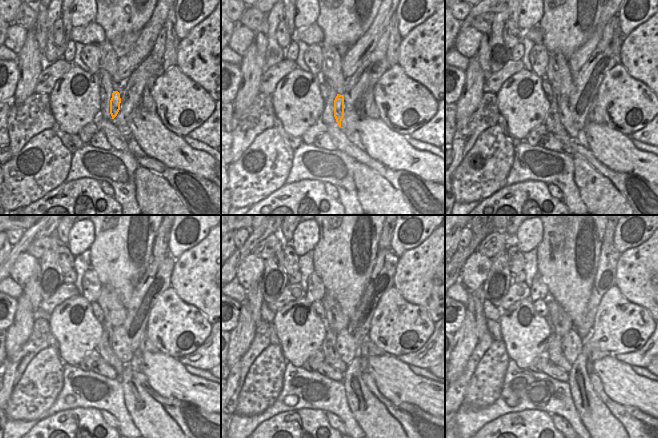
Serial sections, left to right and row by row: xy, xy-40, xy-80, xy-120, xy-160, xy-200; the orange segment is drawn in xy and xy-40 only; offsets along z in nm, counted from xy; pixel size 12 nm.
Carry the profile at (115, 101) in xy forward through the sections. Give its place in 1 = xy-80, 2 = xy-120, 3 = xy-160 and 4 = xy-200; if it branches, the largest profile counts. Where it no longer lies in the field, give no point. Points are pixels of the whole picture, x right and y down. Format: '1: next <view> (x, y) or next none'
1: next xy-80 (566, 119)
2: next xy-120 (120, 347)
3: next xy-160 (347, 349)
4: next xy-200 (571, 344)

